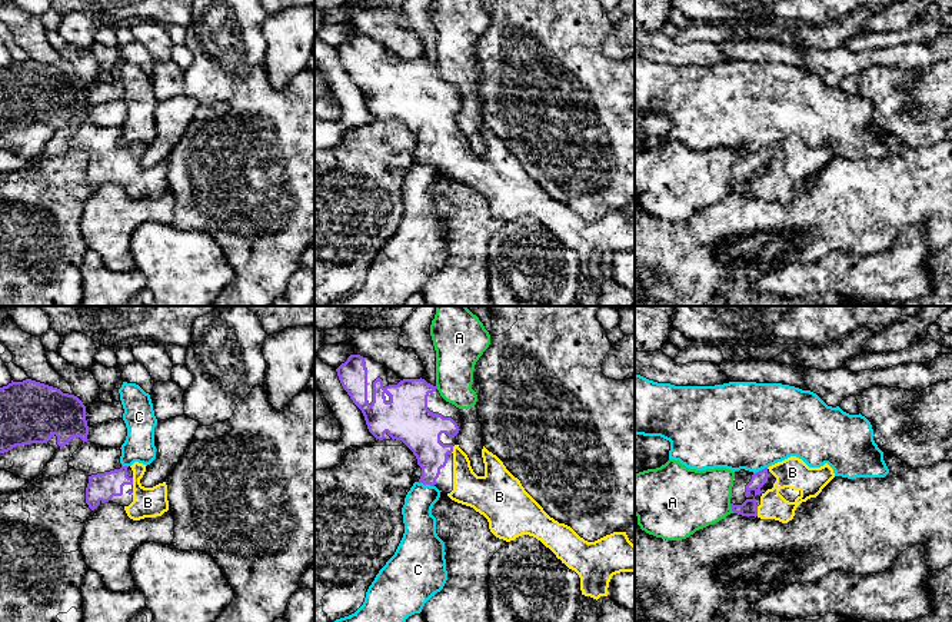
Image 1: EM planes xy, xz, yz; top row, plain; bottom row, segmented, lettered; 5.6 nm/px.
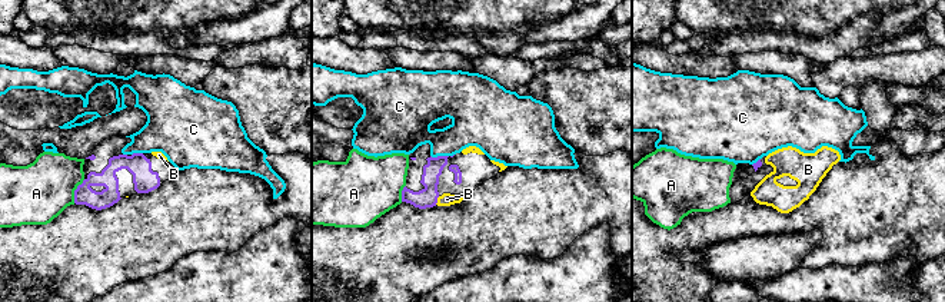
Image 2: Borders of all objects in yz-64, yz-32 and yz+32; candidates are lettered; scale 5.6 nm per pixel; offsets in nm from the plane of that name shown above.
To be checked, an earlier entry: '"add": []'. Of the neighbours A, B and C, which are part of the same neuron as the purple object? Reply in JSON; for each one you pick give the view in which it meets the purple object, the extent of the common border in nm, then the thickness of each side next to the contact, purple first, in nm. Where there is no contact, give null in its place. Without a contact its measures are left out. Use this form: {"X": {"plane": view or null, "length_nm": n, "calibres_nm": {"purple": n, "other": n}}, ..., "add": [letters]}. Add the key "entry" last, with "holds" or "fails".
{"B": {"plane": "yz", "length_nm": 60, "calibres_nm": {"purple": 90, "other": 150}}, "add": ["B"], "entry": "fails"}

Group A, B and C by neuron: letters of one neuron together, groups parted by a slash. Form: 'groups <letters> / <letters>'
groups A / B / C

